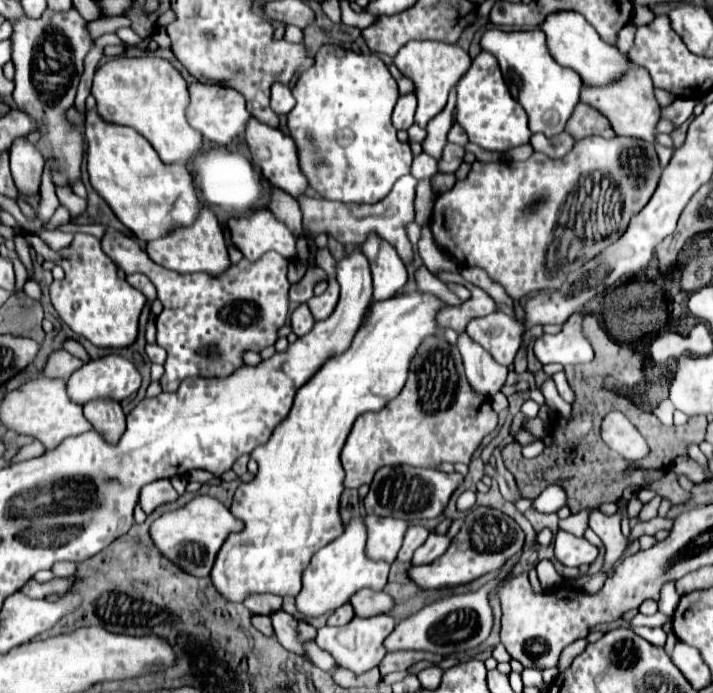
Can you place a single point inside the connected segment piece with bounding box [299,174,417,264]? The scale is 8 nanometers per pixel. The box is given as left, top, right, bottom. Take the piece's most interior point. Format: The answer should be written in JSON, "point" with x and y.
{"point":[349,223]}

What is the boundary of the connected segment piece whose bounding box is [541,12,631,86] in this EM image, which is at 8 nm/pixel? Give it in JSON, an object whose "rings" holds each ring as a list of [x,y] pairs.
{"rings":[[[549,14],[549,18],[541,24],[541,30],[547,36],[549,52],[557,60],[557,64],[575,70],[585,86],[609,86],[611,82],[617,82],[631,70],[625,54],[621,54],[615,46],[609,46],[605,40],[601,40],[593,26],[589,26],[581,14]]]}

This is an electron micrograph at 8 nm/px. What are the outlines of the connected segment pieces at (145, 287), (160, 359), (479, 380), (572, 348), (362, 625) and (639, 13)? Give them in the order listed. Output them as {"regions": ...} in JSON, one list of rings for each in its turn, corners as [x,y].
{"regions":[[[[129,274],[129,276],[127,276],[127,282],[129,282],[133,288],[141,290],[141,292],[147,296],[149,302],[155,300],[155,286],[149,282],[149,278],[147,278],[145,274]]],[[[147,344],[145,354],[149,356],[149,360],[153,364],[163,364],[165,362],[165,350],[161,346],[157,346],[157,344]]],[[[467,334],[459,336],[457,348],[463,356],[465,374],[473,390],[487,398],[493,398],[497,392],[501,392],[507,380],[507,368],[497,364],[491,358],[491,354],[487,354],[481,346],[477,346]]],[[[583,314],[571,316],[559,334],[549,336],[543,334],[541,338],[535,340],[535,356],[541,364],[563,364],[563,366],[577,366],[577,364],[587,364],[593,360],[593,348],[589,340],[585,338],[583,330]]],[[[387,614],[373,616],[373,618],[355,616],[349,624],[341,626],[341,628],[331,628],[331,626],[319,628],[317,646],[323,648],[325,652],[329,652],[341,668],[347,668],[347,670],[351,670],[355,674],[365,674],[371,668],[377,668],[379,662],[385,658],[387,650],[385,650],[383,642],[391,634],[393,628],[395,628],[395,620],[391,616],[387,616]]],[[[641,6],[635,10],[635,15],[632,15],[632,22],[639,27],[650,24],[654,18],[655,14],[649,7]]]]}

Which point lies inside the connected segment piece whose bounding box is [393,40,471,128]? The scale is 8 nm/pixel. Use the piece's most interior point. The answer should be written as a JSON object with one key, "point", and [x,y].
{"point":[435,67]}

